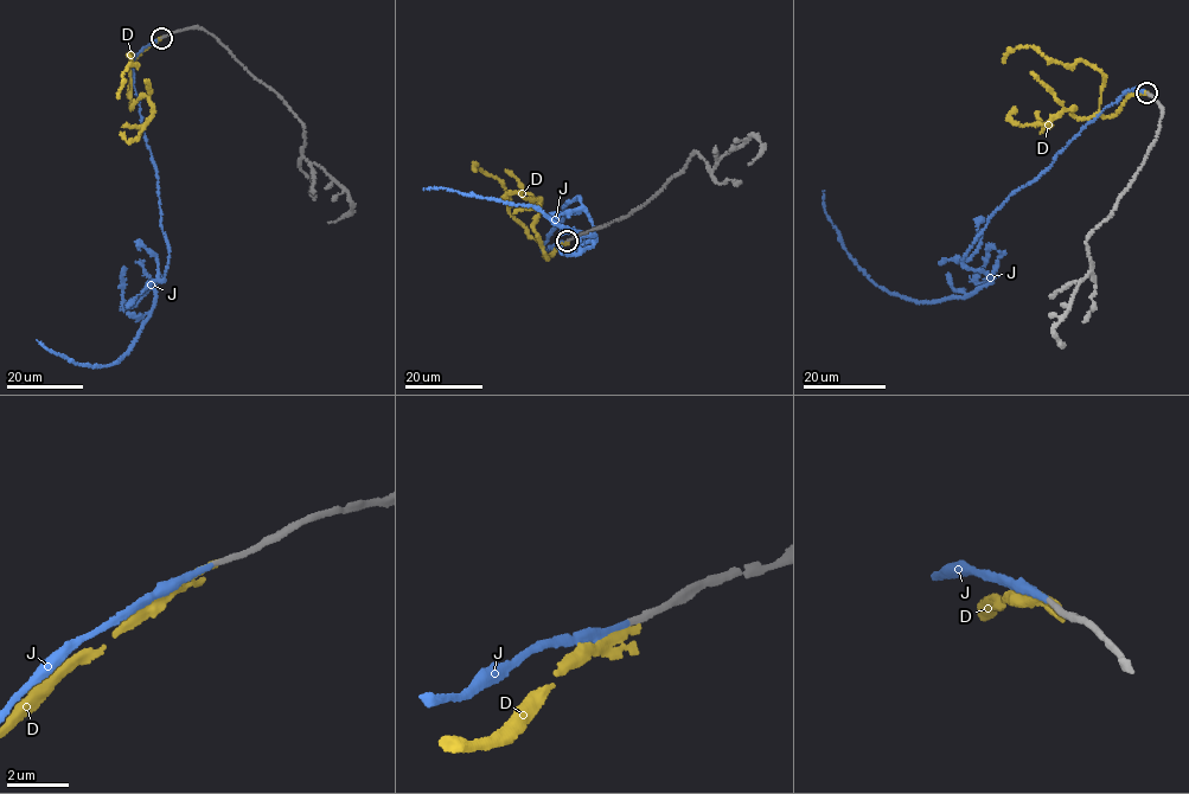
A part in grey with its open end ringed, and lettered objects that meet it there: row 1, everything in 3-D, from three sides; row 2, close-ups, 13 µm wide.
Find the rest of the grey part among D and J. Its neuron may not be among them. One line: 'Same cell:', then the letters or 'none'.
Same cell: J

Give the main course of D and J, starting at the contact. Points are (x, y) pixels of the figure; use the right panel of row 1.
D: (1148, 93), (1135, 94), (1105, 116), (1099, 111), (1103, 75), (1091, 65), (1066, 66), (1021, 46), (1003, 62)
J: (1146, 93), (1104, 107), (992, 215), (963, 264), (990, 281), (960, 296), (879, 286), (824, 191)

